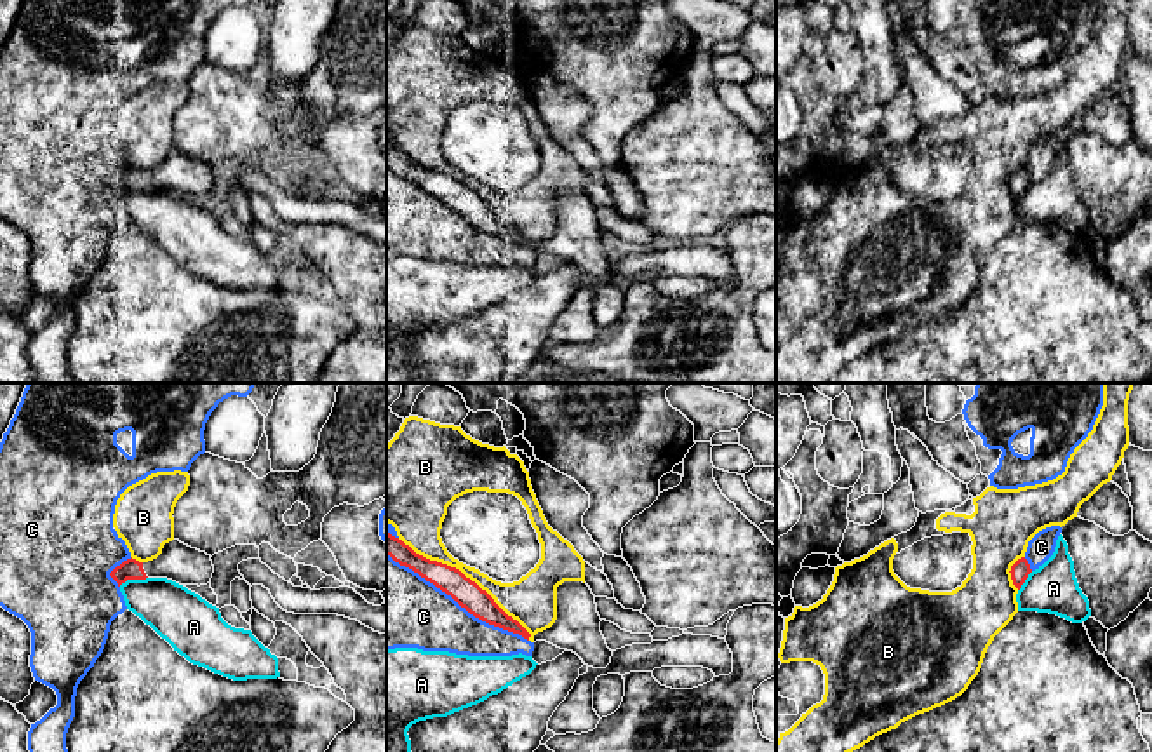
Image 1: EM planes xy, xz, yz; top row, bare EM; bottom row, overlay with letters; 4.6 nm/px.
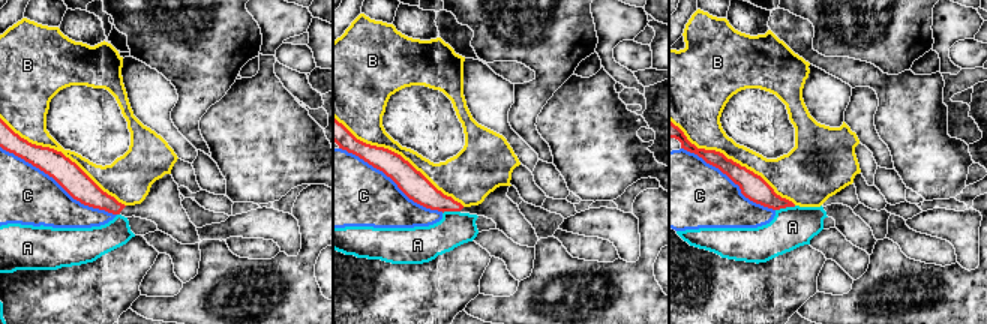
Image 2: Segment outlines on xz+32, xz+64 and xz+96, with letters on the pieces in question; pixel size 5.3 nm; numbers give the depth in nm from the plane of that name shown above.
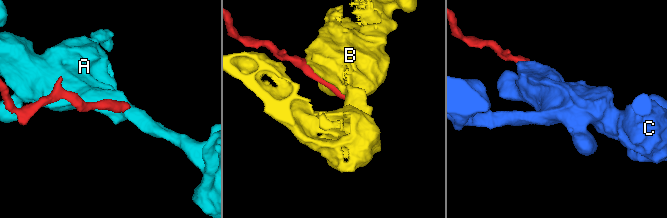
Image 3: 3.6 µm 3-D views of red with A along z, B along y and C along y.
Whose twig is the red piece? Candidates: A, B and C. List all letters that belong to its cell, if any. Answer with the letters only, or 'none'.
none

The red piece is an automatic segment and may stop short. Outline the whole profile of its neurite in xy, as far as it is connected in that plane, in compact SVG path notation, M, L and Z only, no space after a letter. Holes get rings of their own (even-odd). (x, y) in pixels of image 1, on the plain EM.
M179 150L164 155L162 164L148 172L127 169L110 186L118 193L127 190L167 188L179 195L207 195L214 176L211 165L191 158Z

